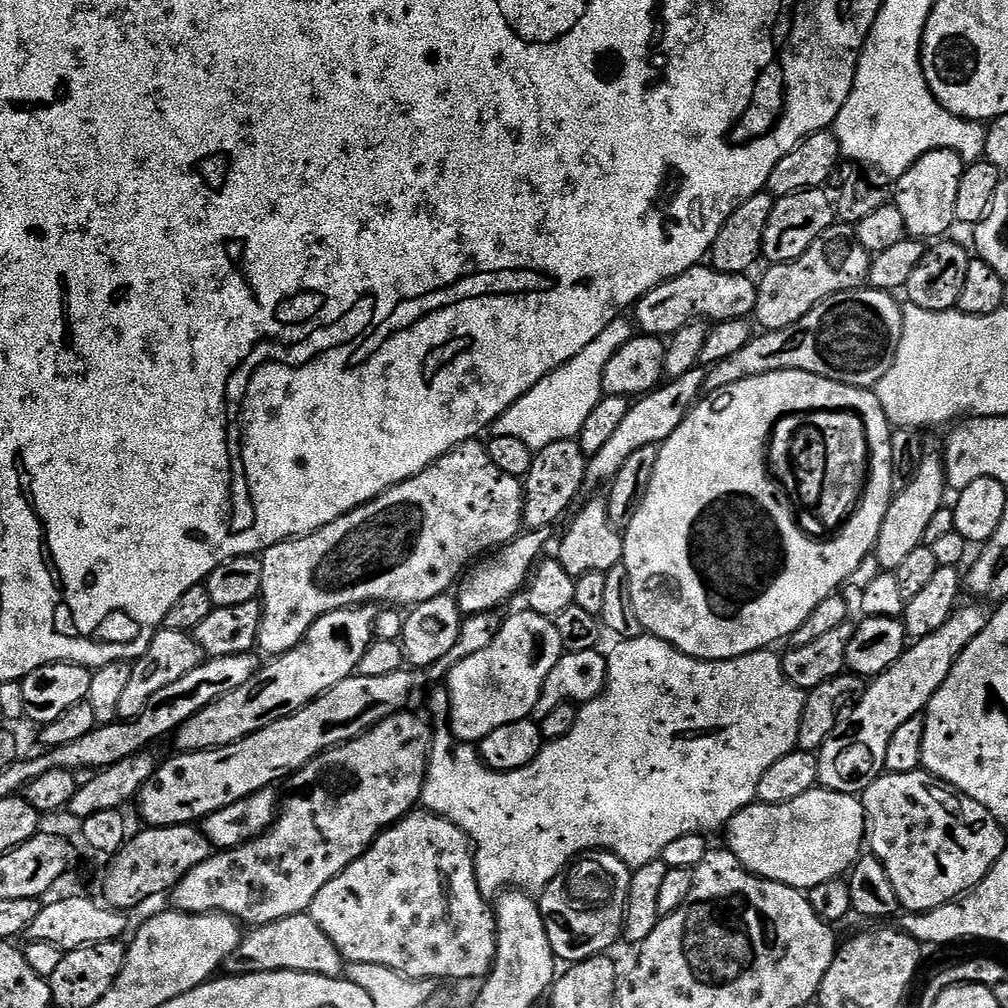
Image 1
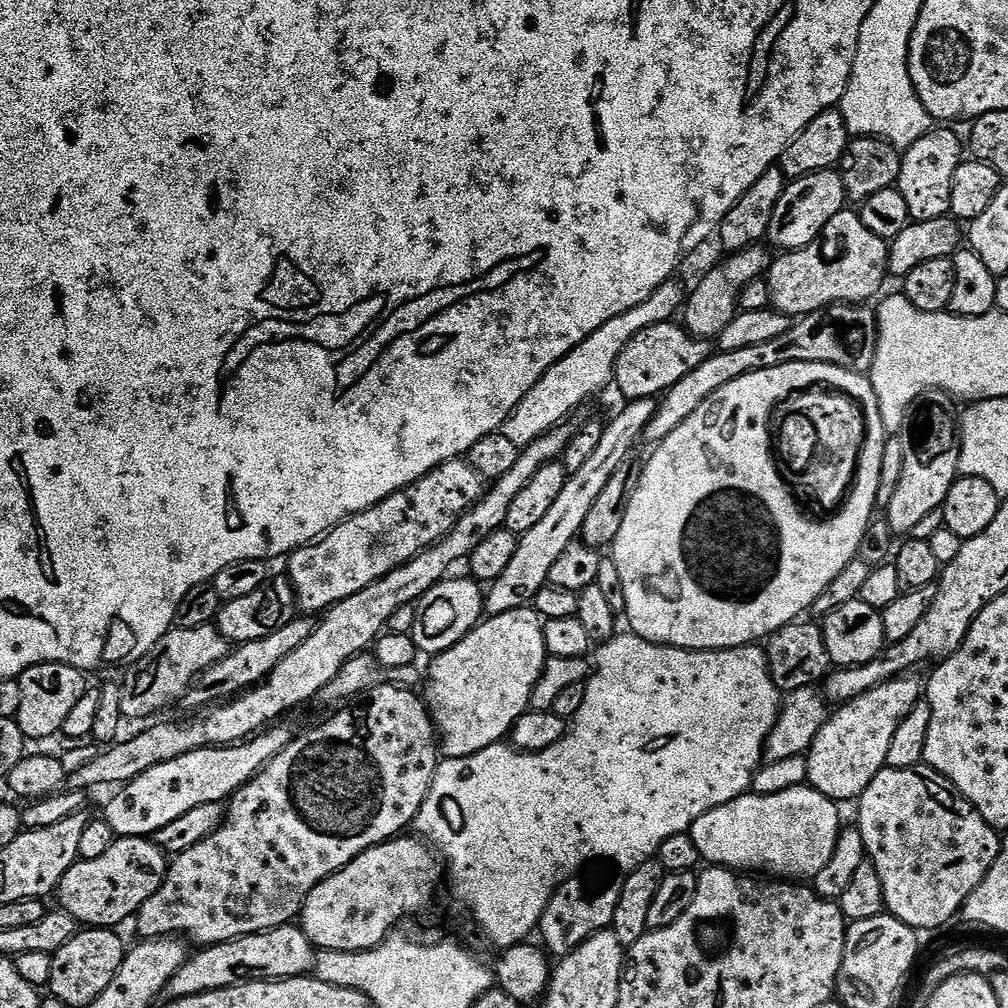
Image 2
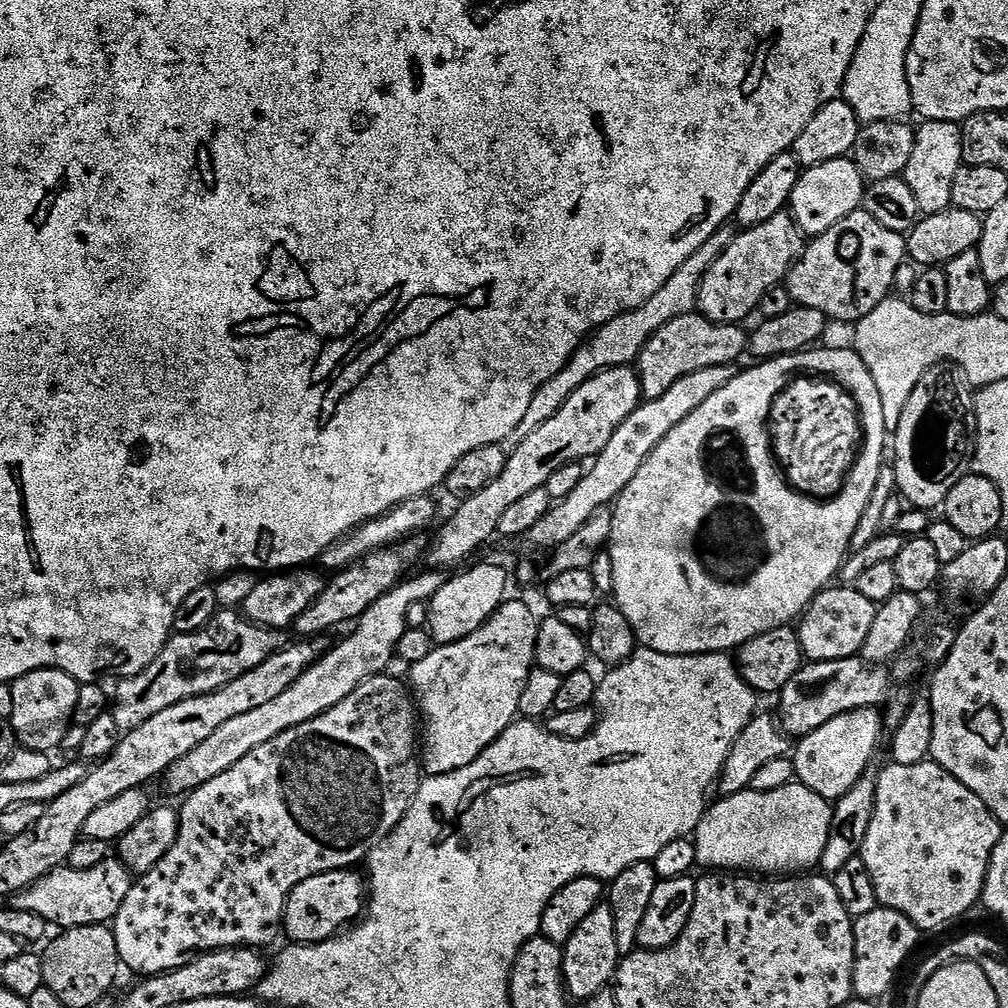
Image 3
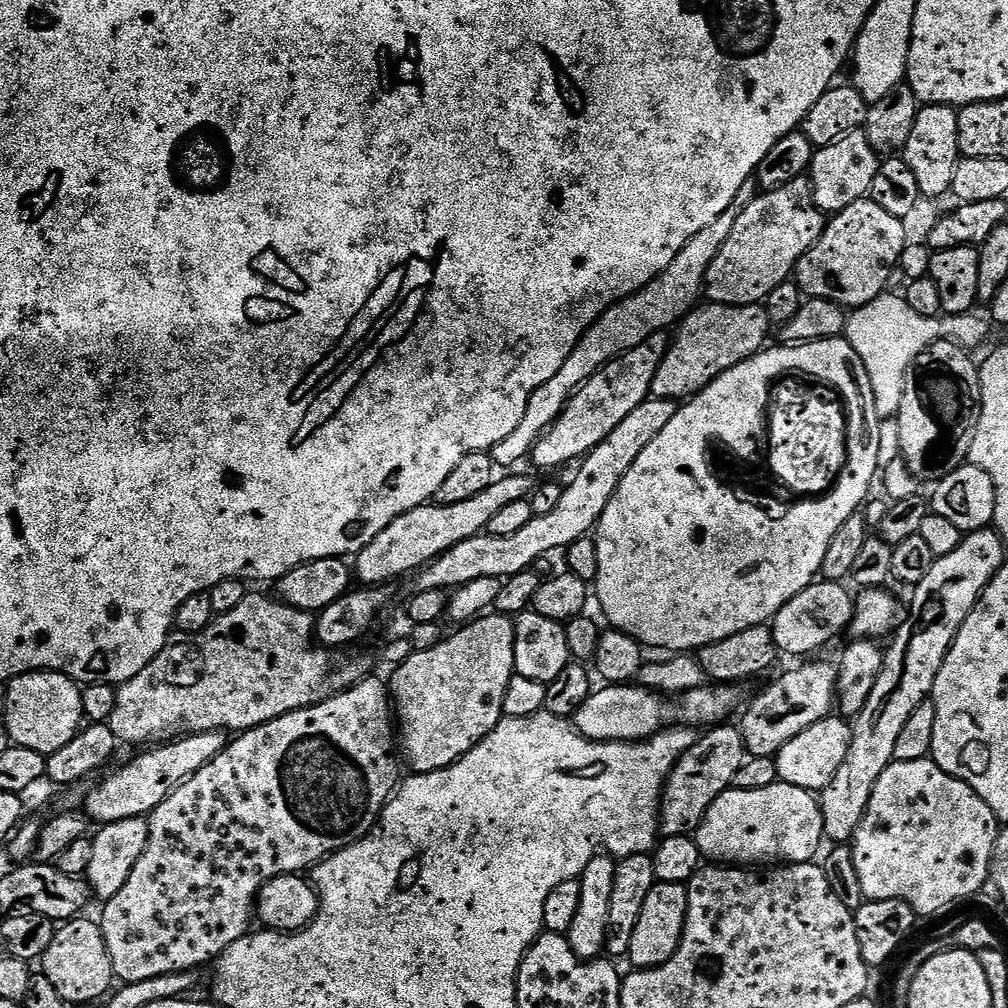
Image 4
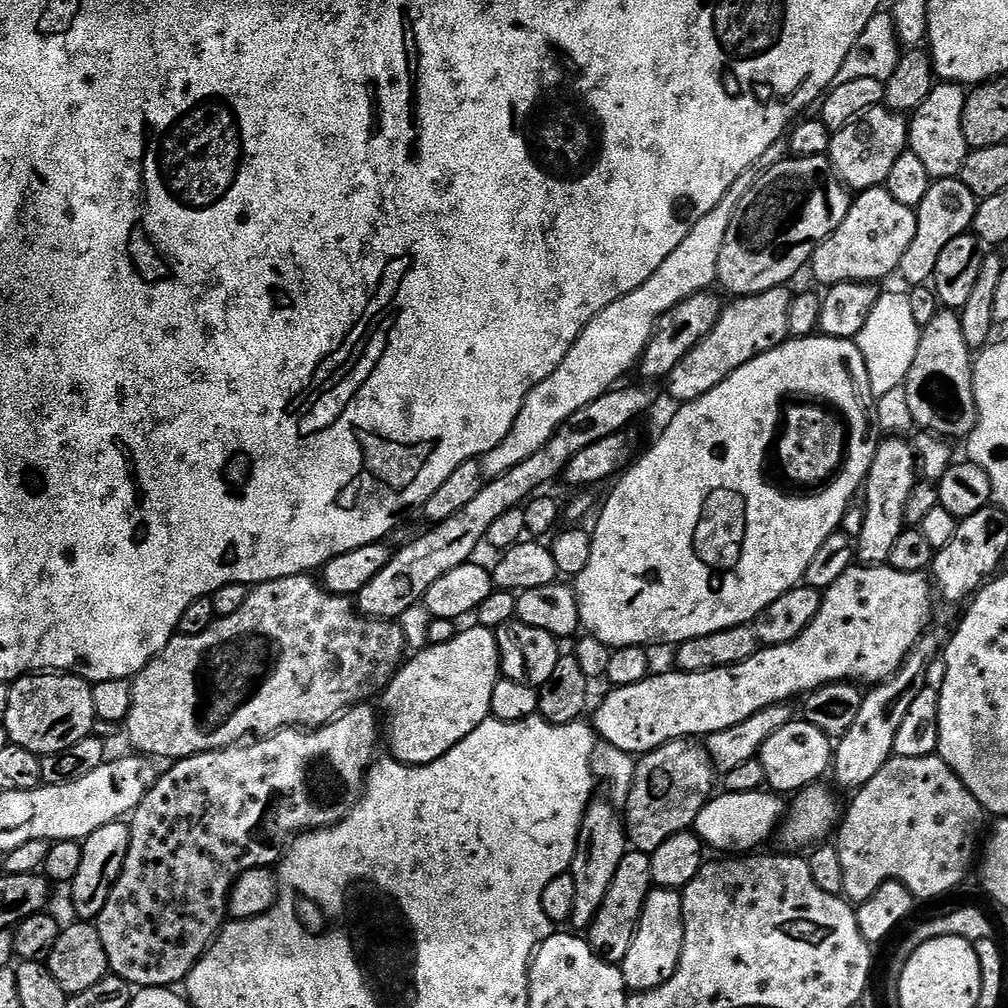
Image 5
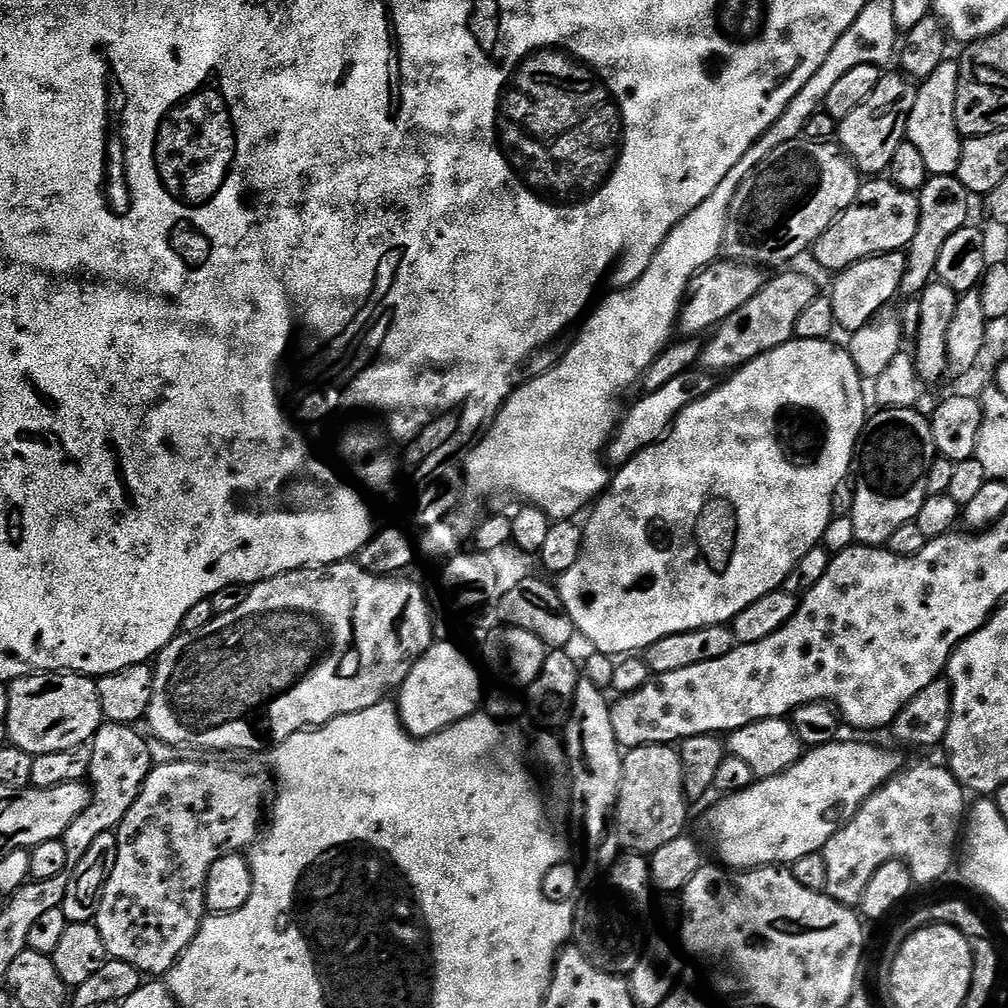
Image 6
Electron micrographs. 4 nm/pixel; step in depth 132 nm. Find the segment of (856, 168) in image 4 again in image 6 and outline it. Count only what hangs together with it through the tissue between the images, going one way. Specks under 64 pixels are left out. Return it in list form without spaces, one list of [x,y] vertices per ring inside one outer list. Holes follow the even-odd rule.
[[[881,75],[878,86],[874,86],[874,94],[838,124],[838,143],[845,156],[856,165],[857,172],[868,178],[887,173],[890,162],[894,162],[894,150],[898,150],[908,134],[908,119],[910,110],[914,110],[917,85],[907,75],[899,75]]]

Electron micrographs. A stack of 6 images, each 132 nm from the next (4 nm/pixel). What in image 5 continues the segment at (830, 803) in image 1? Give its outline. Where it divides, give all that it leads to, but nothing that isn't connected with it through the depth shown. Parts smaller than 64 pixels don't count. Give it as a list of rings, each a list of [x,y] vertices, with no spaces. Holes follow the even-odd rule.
[[[768,790],[759,792],[747,792],[746,794],[734,794],[724,792],[716,794],[704,805],[704,809],[698,814],[694,825],[694,831],[709,849],[717,848],[720,854],[748,854],[759,846],[763,840],[772,836],[772,831],[779,829],[782,817],[786,812],[786,804],[783,804],[779,795]]]

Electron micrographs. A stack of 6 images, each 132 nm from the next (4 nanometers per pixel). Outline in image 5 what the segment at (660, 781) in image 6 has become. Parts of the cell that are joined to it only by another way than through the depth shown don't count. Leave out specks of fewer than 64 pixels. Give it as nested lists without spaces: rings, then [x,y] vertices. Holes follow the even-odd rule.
[[[695,739],[671,740],[669,744],[656,748],[653,752],[643,753],[636,765],[636,773],[632,775],[632,786],[626,793],[628,799],[628,816],[626,812],[626,835],[628,843],[635,851],[652,853],[679,832],[687,832],[695,825],[700,811],[713,795],[712,783],[718,780],[718,773],[712,767],[707,747]]]

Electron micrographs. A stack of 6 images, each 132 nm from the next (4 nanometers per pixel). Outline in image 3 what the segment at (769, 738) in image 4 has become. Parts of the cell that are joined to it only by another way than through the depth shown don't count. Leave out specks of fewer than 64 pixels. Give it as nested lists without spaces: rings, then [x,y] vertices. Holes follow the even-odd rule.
[[[860,656],[805,663],[778,693],[778,719],[784,731],[794,738],[808,736],[818,730],[818,726],[826,726],[830,718],[838,718],[838,714],[883,705],[892,688],[892,676],[888,670],[884,666],[873,666]]]

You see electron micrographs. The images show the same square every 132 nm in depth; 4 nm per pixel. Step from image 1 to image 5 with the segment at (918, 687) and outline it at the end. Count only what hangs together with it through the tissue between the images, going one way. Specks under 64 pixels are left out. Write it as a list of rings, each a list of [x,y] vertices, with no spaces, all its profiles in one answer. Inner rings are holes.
[[[794,718],[782,730],[774,730],[770,738],[762,746],[758,757],[767,787],[773,793],[799,794],[806,788],[813,787],[824,775],[829,775],[834,764],[833,737],[822,734],[818,726],[814,726],[806,719]]]

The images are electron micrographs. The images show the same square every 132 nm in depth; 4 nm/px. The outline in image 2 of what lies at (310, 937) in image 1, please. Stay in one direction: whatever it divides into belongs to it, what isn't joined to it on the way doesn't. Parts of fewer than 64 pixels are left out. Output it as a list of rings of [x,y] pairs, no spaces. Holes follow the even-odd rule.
[[[295,923],[283,924],[230,942],[209,944],[193,951],[188,961],[178,966],[174,978],[166,982],[162,1000],[170,1006],[182,998],[226,990],[250,980],[289,980],[295,976],[306,976],[313,971],[317,955],[317,949],[312,947],[310,938],[306,938],[304,931]]]

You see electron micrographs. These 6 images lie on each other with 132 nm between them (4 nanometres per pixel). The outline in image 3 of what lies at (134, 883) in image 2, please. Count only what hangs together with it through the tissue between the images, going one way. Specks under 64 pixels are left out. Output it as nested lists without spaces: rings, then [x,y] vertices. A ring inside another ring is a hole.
[[[118,858],[103,860],[90,870],[74,870],[61,866],[50,870],[38,882],[24,888],[11,897],[11,907],[18,910],[30,910],[30,914],[38,914],[49,926],[67,930],[81,928],[91,924],[107,925],[122,910],[122,902],[126,902],[126,894],[130,894],[134,883],[133,873]]]

